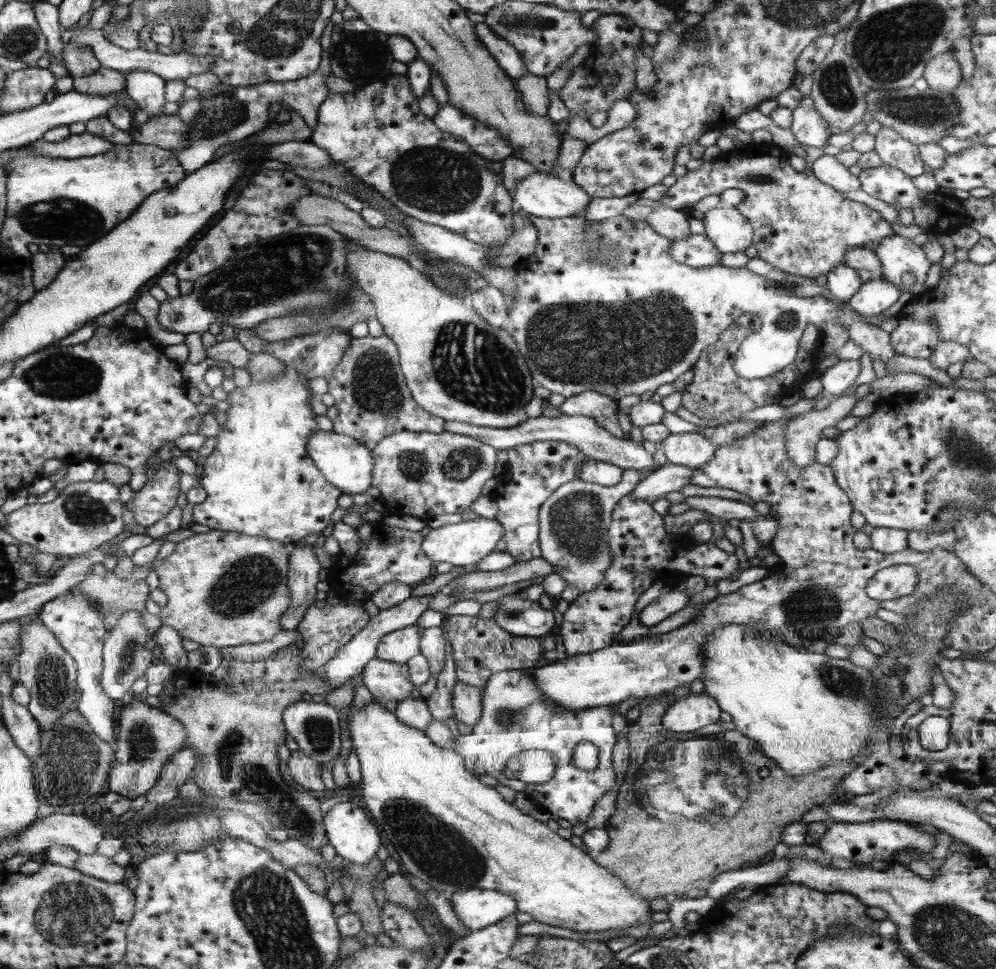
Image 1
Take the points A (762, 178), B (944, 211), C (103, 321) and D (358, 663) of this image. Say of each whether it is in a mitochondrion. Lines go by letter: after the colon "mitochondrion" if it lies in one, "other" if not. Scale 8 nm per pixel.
A: mitochondrion
B: other
C: other
D: other

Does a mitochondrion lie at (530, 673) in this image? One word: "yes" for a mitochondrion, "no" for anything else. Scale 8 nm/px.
no

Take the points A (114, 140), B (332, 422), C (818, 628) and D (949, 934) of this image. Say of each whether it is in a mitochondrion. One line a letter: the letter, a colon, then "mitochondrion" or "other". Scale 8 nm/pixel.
A: other
B: other
C: mitochondrion
D: mitochondrion

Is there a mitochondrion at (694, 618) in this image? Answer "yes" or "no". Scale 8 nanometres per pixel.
no

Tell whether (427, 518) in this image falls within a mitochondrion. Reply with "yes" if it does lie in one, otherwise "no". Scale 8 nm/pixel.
no

